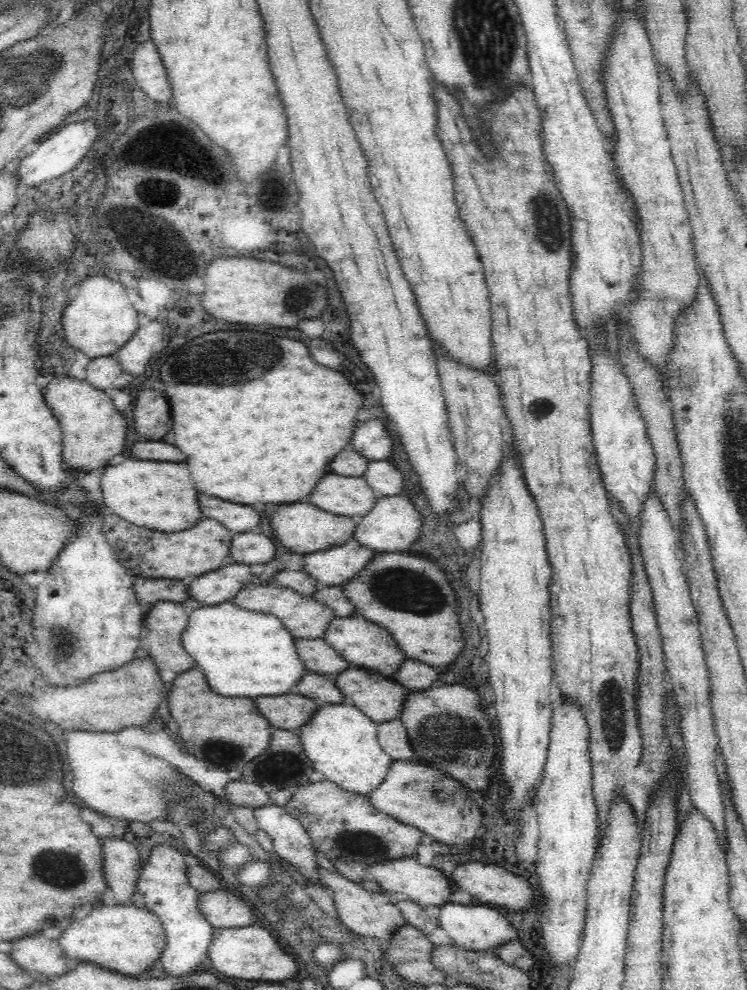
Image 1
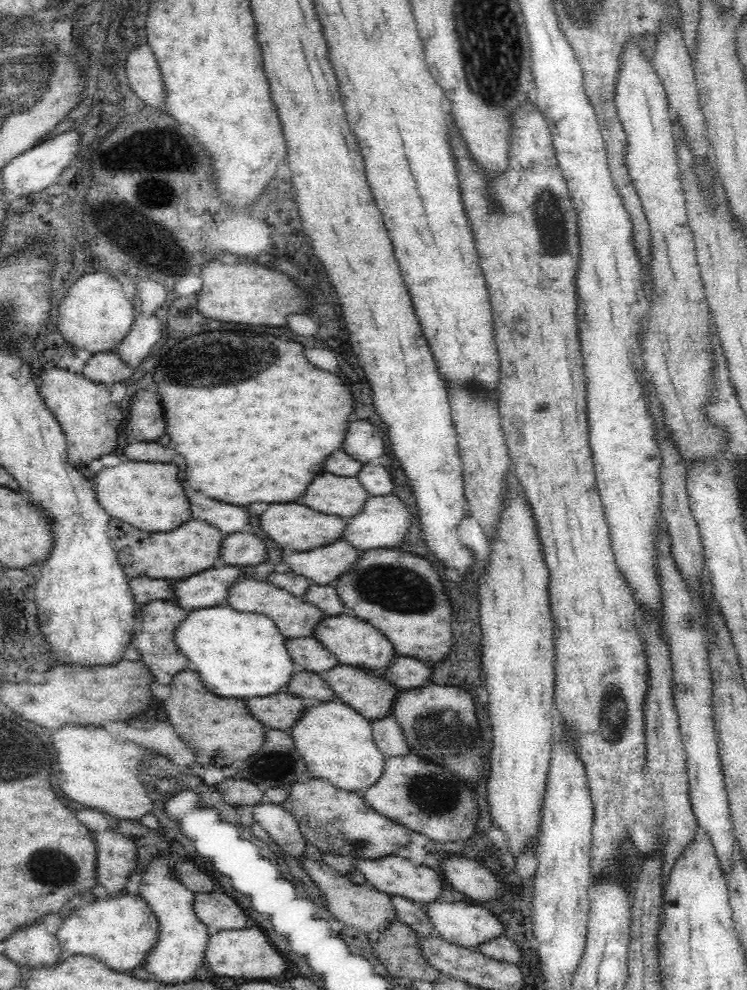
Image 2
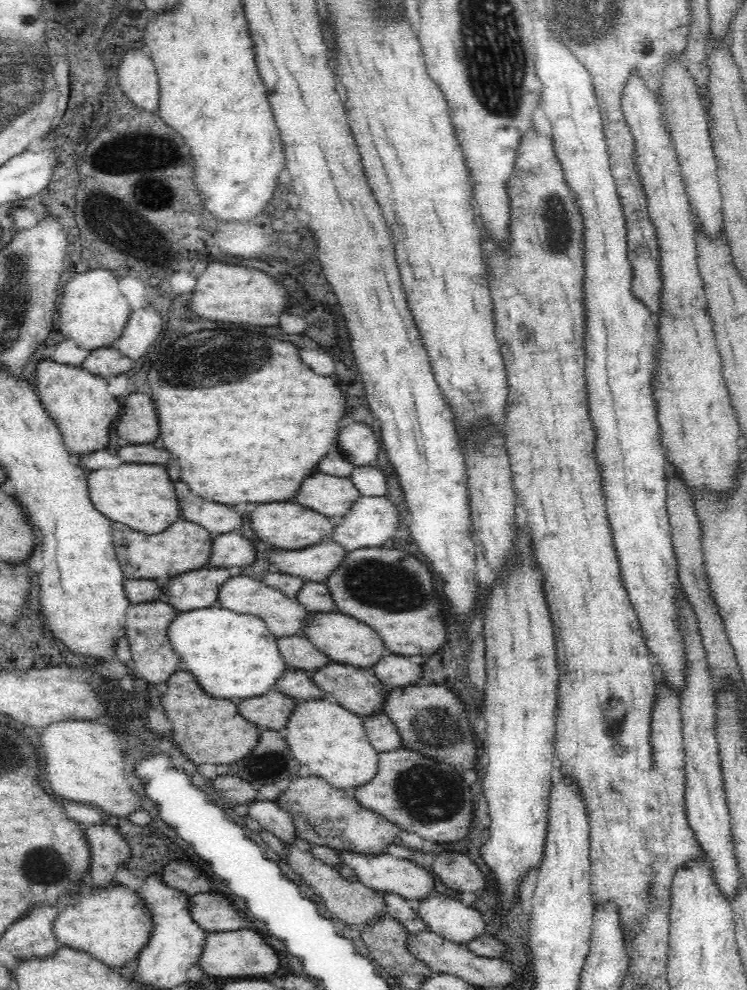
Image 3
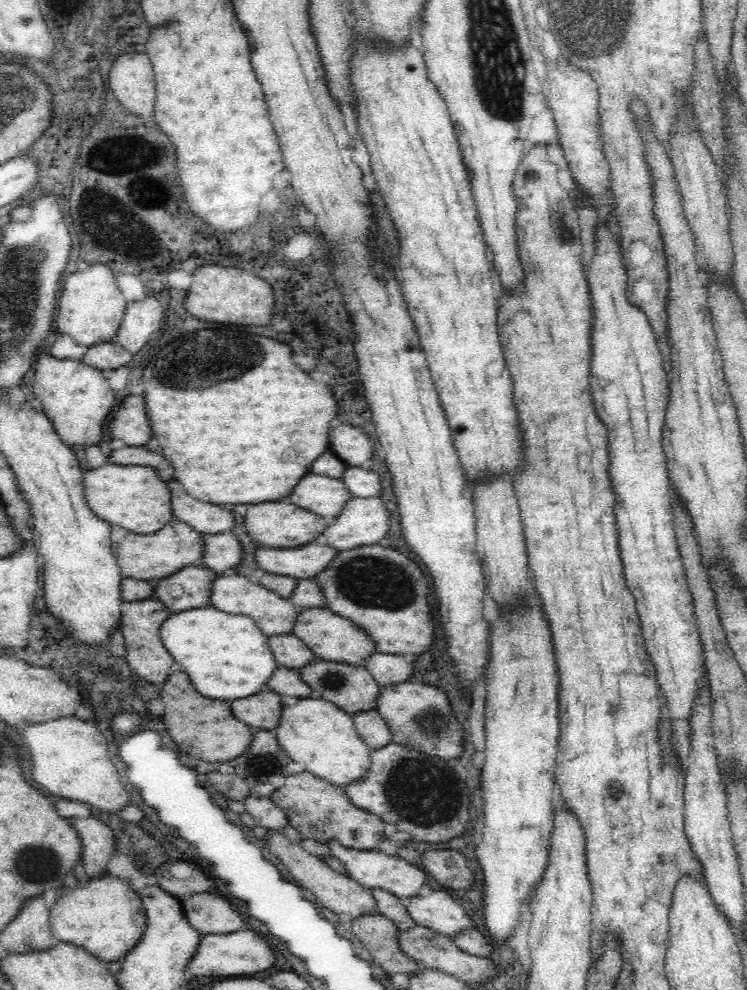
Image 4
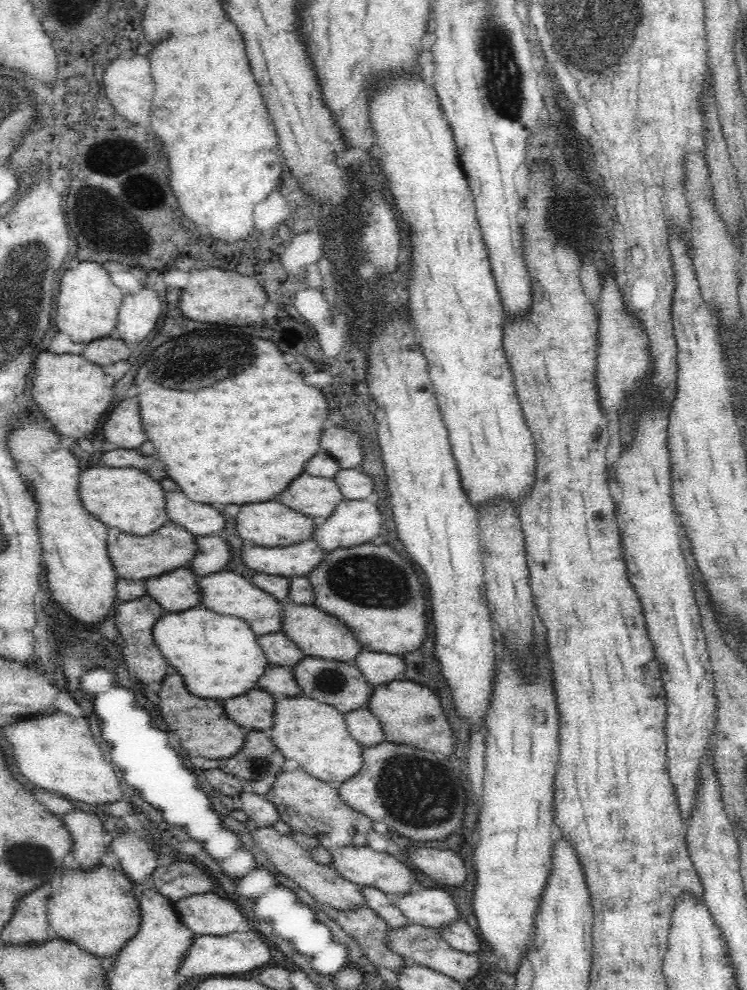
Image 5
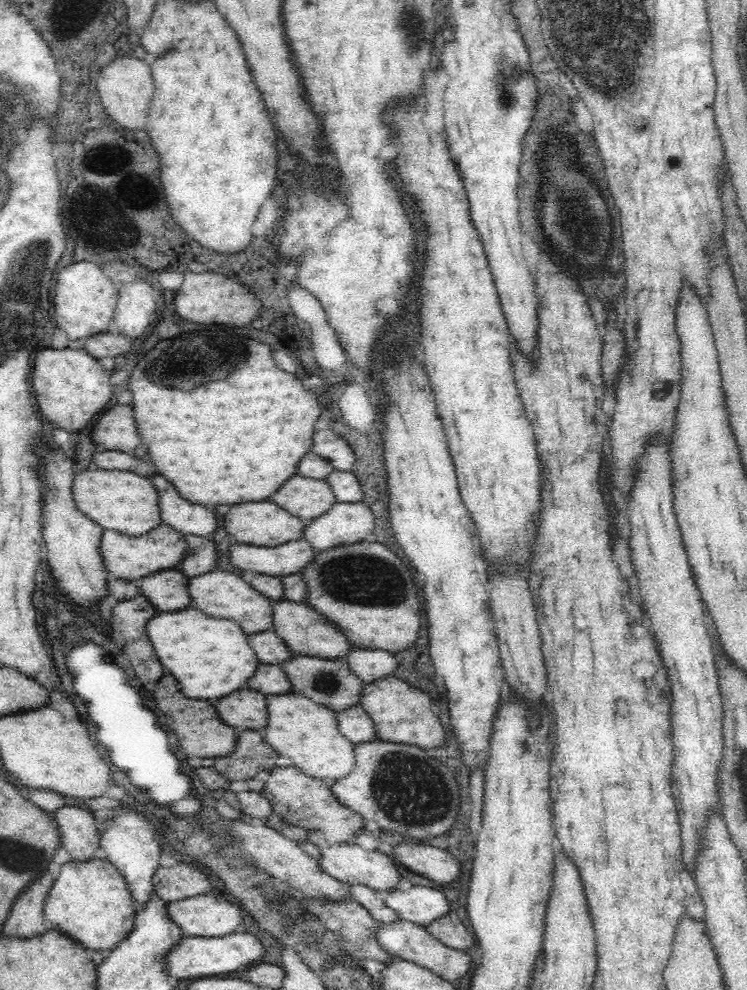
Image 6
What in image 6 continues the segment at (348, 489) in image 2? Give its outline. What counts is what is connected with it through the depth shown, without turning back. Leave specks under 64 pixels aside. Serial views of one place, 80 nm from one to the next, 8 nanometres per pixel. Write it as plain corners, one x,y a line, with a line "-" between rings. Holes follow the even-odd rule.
292,476
286,480
280,490
270,496
270,500
305,521
322,516
336,502
332,487
324,479
304,476

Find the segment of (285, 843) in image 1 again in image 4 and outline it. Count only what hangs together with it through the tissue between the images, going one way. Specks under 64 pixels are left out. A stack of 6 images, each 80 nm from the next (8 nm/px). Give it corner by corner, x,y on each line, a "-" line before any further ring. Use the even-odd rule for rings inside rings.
248,795
244,798
245,812
254,818
255,824
267,830
282,832
287,823
283,810
276,806
269,797

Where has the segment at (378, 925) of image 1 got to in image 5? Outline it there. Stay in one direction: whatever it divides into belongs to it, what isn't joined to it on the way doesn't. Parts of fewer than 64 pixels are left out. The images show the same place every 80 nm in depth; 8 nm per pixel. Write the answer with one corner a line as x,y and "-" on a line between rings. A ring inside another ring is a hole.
256,826
256,829
250,830
249,833
258,849
270,860
274,870
294,881
294,886
306,890
311,897
315,898
318,905
335,910
352,910
356,906
364,906
366,904
366,899
364,899
364,895
360,891
360,886
342,878
332,867
314,861
310,857
310,853
302,849
290,835
282,835
276,832
273,826

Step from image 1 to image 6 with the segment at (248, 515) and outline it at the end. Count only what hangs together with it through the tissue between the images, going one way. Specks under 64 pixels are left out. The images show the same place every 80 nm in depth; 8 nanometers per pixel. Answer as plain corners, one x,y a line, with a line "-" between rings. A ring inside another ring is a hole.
152,476
150,482
158,490
160,522
170,524
170,527
184,535
204,537
214,532
218,524
214,512
180,498
176,488
168,484
164,476

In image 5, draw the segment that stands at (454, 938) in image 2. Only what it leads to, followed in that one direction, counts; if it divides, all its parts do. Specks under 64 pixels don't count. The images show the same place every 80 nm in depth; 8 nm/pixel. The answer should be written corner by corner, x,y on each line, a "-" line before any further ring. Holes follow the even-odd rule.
423,888
406,894
388,893
388,897
408,921
420,926
436,929
460,918
450,894
438,888

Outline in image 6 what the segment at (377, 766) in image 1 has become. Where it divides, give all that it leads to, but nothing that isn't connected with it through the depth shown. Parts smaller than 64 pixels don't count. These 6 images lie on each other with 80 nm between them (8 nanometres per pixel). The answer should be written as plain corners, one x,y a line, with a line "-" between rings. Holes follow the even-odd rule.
294,692
266,695
266,726
262,730
264,742
280,756
292,759
292,765
308,776
334,781
346,776
355,764
354,744
338,729
334,711
316,704

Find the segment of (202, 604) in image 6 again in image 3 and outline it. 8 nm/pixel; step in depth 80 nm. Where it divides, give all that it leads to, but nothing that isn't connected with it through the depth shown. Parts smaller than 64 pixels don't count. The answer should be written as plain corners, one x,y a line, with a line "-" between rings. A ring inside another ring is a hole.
251,576
230,577
220,588
218,588
218,596
216,596
216,605
228,610
237,612
238,614
258,616
266,627
275,637
302,635
302,626
308,619
308,611
300,603
298,599
287,597
278,589
274,589
263,583
262,579
256,581

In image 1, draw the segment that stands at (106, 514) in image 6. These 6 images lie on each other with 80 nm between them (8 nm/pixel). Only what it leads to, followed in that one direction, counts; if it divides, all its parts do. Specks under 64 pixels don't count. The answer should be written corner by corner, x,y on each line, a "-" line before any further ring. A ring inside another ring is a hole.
128,460
105,466
101,491
105,510
139,527
162,532
178,532
194,526
202,519
198,508
198,492
190,486
188,466
178,462

